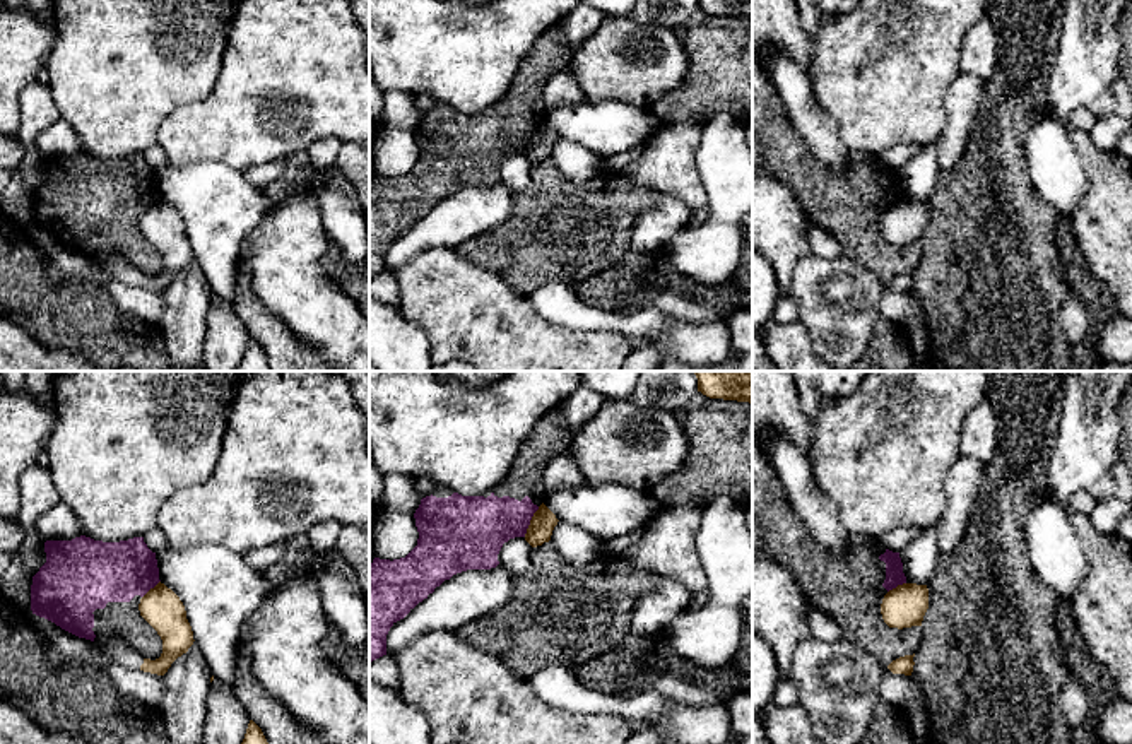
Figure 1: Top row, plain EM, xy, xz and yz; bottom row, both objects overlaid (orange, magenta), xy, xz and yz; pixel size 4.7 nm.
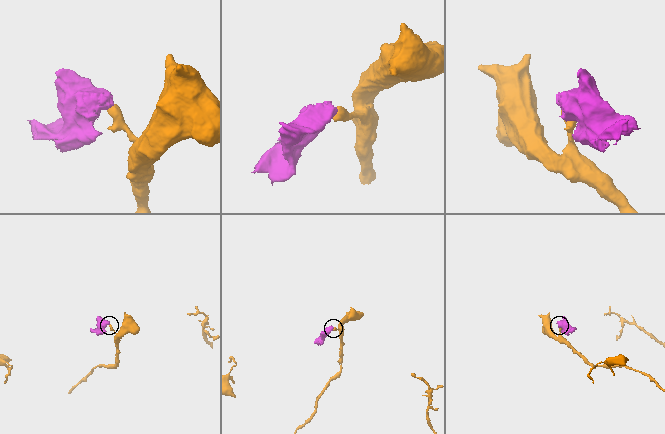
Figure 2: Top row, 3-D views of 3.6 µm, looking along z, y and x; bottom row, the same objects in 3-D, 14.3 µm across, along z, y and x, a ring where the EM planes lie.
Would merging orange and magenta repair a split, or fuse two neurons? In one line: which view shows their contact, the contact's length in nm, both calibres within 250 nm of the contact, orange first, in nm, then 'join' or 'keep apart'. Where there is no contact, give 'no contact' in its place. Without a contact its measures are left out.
meets orange in xz; contact 160 nm long; 120 nm thick on the orange side, 280 nm on the other; keep apart

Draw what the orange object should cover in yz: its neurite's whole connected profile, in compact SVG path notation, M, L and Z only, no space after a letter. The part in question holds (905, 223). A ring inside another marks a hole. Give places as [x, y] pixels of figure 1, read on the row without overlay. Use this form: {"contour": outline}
{"contour": "M903 200L889 207L881 221L881 231L889 245L922 243L929 226L927 202Z"}

